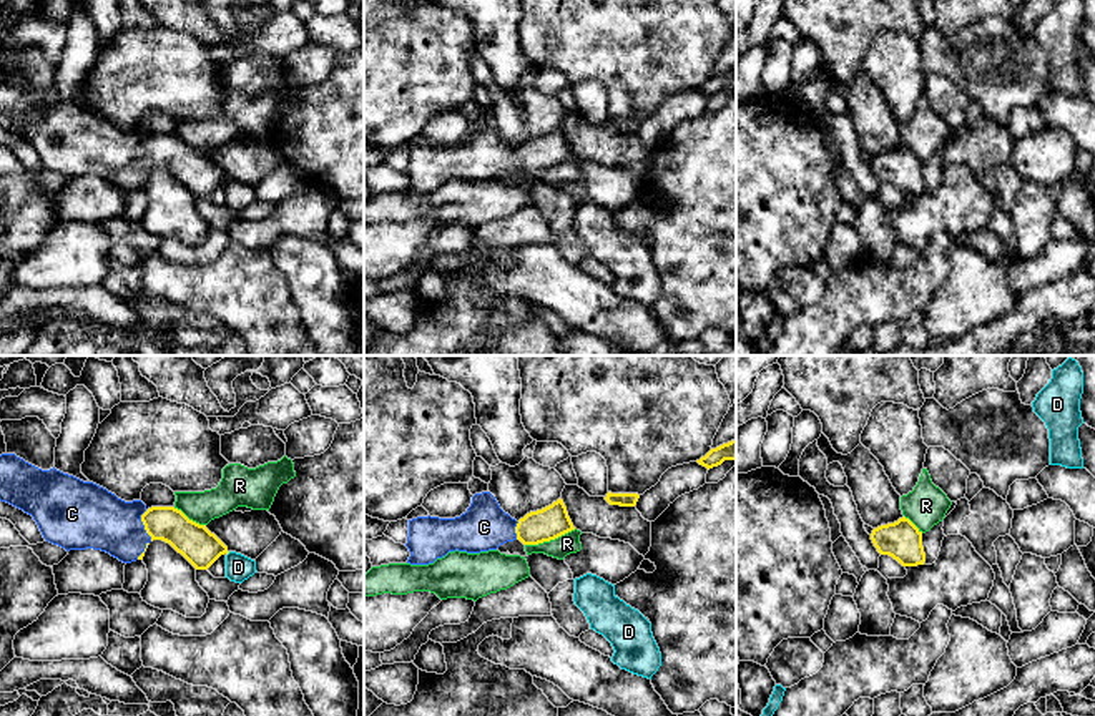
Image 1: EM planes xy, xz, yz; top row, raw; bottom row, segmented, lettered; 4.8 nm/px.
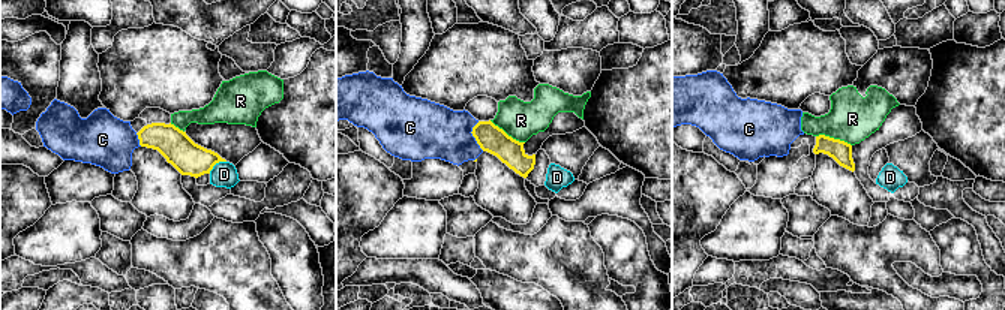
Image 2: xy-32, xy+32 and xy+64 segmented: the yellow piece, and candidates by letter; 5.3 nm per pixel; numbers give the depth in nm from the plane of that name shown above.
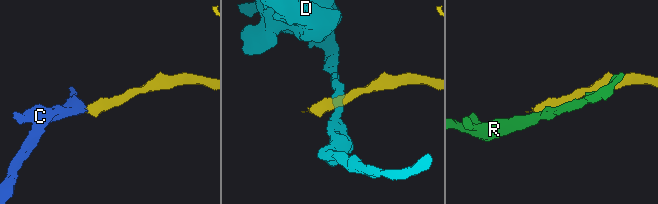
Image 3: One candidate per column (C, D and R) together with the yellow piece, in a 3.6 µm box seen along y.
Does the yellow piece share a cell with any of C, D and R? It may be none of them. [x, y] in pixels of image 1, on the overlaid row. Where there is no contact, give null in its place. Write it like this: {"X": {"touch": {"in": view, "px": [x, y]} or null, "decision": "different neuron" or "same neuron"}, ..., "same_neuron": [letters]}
{"C": {"touch": {"in": "xy", "px": [148, 534]}, "decision": "same neuron"}, "D": {"touch": null, "decision": "different neuron"}, "R": {"touch": {"in": "xz", "px": [550, 539]}, "decision": "different neuron"}, "same_neuron": ["C"]}

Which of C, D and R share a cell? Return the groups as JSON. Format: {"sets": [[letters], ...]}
{"sets": [["C"], ["D"], ["R"]]}

